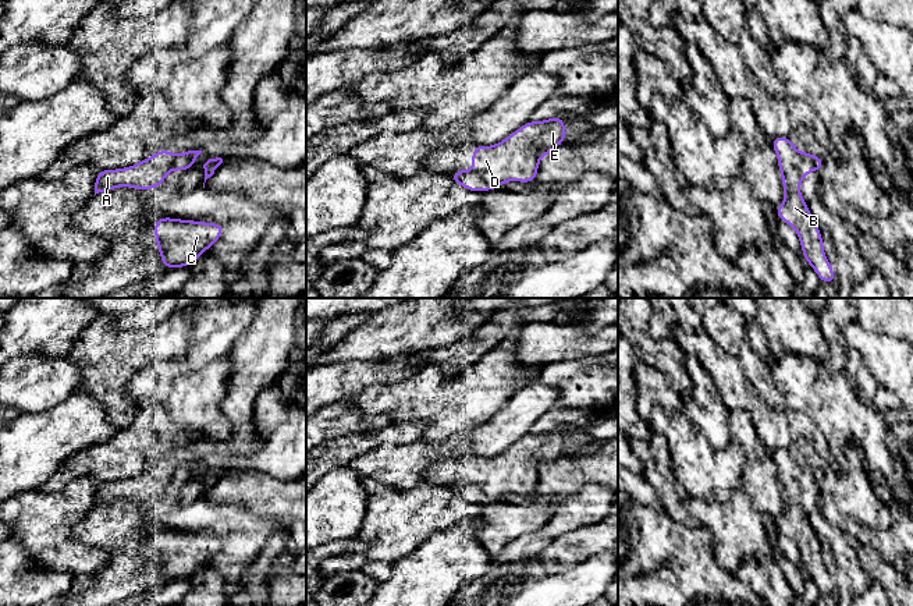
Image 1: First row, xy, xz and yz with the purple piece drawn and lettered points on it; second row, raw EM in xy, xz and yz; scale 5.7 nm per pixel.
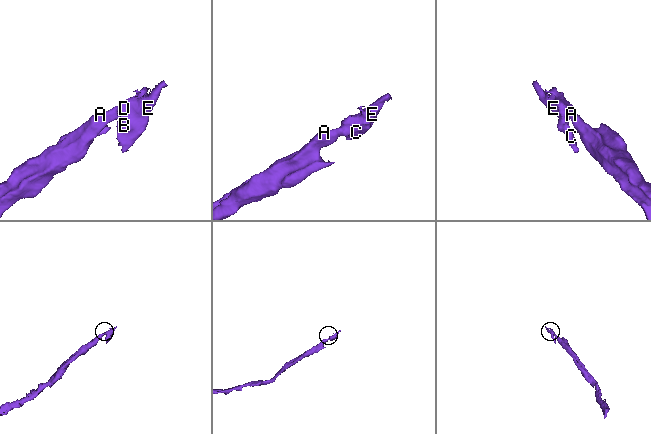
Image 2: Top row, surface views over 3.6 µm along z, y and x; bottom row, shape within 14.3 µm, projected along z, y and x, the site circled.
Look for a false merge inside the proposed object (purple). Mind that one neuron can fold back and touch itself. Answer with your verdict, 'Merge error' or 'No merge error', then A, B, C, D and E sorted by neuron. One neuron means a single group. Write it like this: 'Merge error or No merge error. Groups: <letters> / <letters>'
Merge error. Groups: A / B C D E

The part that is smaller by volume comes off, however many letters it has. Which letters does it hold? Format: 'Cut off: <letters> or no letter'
Cut off: B, C, D, E

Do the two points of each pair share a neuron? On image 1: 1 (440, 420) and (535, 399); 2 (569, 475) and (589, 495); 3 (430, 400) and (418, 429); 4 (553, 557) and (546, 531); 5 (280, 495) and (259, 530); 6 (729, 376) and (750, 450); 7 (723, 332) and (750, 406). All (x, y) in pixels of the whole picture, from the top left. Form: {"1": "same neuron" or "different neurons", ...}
{"1": "different neurons", "2": "different neurons", "3": "different neurons", "4": "different neurons", "5": "different neurons", "6": "different neurons", "7": "different neurons"}

